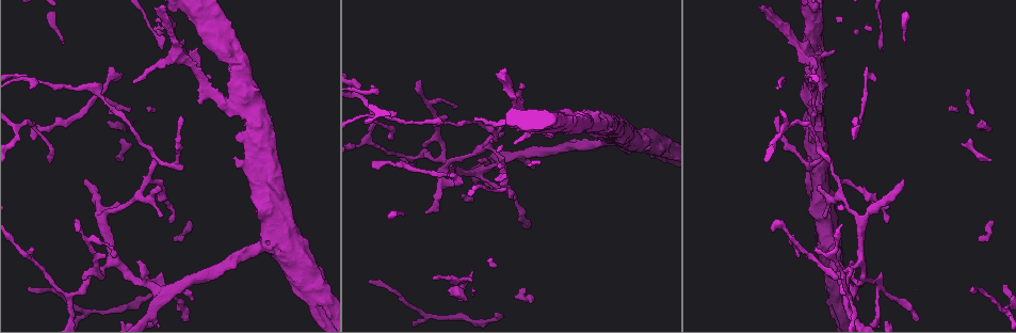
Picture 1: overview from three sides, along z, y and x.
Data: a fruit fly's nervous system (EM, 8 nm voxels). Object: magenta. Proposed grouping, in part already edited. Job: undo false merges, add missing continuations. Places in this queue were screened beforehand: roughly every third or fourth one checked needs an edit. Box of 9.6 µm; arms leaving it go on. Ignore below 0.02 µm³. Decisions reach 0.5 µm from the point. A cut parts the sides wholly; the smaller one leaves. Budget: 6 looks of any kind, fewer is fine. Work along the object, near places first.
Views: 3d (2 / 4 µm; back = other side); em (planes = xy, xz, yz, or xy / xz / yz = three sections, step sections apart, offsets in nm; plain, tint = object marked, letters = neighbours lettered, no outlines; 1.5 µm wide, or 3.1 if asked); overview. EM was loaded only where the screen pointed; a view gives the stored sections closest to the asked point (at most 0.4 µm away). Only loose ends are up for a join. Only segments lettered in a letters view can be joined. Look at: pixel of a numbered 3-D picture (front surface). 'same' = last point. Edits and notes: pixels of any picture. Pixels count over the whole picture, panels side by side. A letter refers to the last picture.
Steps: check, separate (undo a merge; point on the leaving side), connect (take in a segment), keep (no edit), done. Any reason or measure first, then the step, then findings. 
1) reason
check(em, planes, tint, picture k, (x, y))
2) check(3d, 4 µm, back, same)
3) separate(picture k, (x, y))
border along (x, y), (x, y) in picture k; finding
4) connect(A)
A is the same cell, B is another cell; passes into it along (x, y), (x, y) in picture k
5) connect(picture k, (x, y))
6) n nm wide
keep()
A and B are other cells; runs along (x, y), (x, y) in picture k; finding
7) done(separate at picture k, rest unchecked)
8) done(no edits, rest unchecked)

sharp bend
check(3d, 2 µm, picture 1, (805, 163))

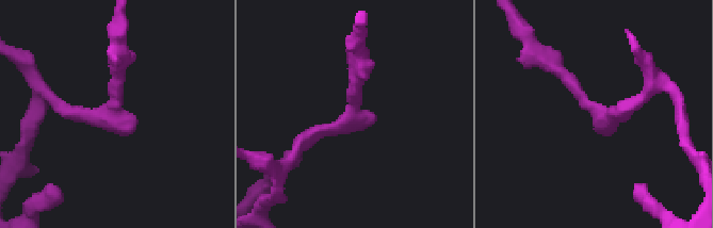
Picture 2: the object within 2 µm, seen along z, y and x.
need the tissue
check(em, xz, step 4, tint, picture 2, (600, 114))

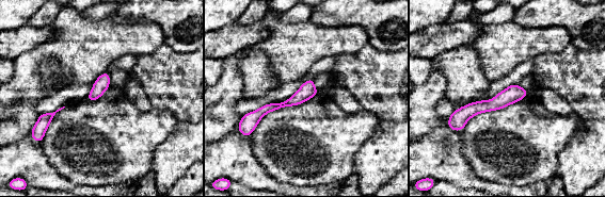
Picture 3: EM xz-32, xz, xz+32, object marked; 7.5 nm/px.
check(em, planes, letters, same)

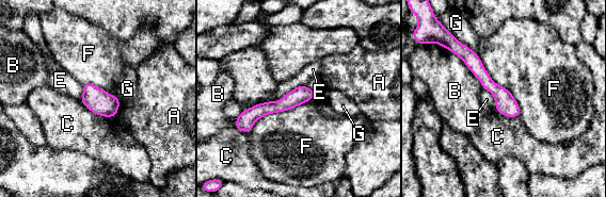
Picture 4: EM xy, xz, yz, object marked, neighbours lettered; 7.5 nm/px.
keep()
A, B, C, E, F and G are other cells; border along (317, 93), (262, 115), (249, 132) in picture 4; continuous, no second neuron

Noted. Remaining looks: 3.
an open end
check(em, xz, step 4, letters, picture 1, (514, 200))

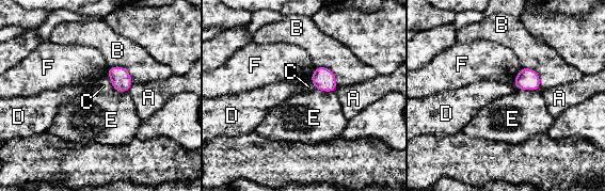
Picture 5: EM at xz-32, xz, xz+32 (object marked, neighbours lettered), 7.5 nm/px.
keep()
A, B, C, D, E and F are other cells; no lettered segment goes on from it

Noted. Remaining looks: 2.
tapers out
check(em, xy, step 8, tint, picture 1, (368, 282))

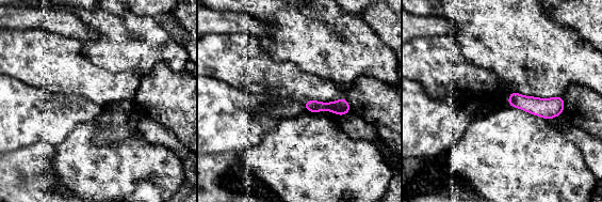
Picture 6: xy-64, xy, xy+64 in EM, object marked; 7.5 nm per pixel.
check(em, xy, step 8, letters, same)

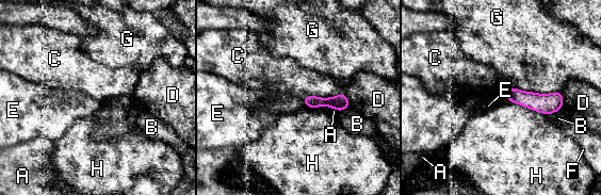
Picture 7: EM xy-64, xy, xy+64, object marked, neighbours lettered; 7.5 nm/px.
keep()
A, B, C, D, E, F, G and H are other cells; runs along (306, 99), (346, 104) in picture 7; none of them fits

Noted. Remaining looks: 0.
done(no edits, rest unchecked)

